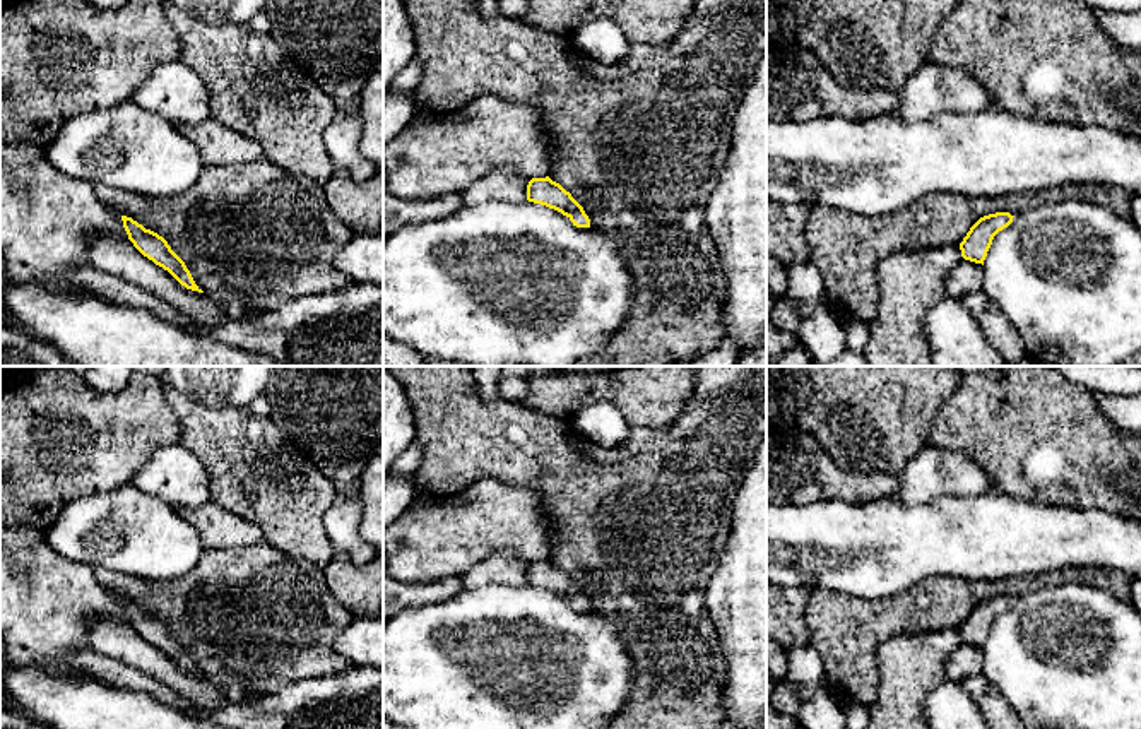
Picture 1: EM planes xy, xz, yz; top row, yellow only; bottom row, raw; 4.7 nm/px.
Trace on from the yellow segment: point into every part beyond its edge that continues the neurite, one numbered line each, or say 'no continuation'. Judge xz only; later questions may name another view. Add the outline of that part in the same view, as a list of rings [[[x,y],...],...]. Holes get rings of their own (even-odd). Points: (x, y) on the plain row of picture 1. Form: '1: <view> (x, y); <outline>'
1: xz (433, 541); [[[484,477],[435,503],[412,503],[383,530],[385,573],[402,582],[462,577],[496,553],[546,561],[556,546],[537,489]]]

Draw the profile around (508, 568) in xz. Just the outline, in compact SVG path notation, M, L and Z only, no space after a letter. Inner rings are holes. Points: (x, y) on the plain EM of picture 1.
M496 553L462 575L464 590L494 584L523 585L529 565L517 553Z

